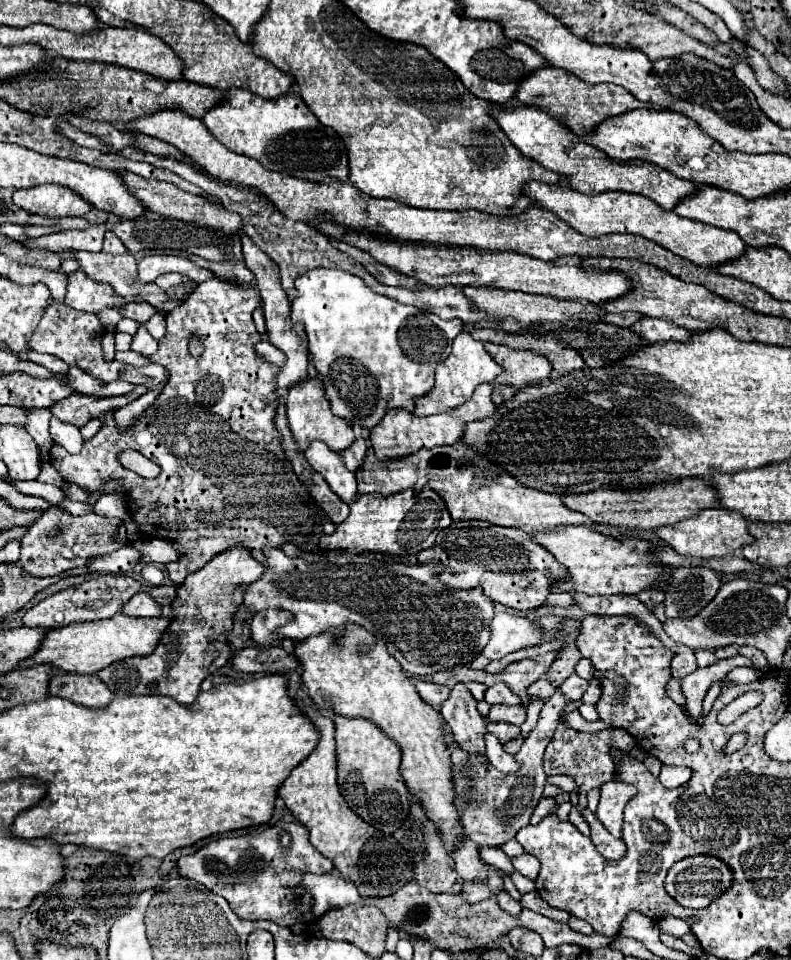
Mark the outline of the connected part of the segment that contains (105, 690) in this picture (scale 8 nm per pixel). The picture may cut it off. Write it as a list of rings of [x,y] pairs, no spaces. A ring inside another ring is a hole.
[[[62,674],[54,676],[48,686],[50,696],[60,696],[72,700],[76,704],[84,704],[88,708],[102,708],[114,700],[110,688],[96,676],[80,676],[80,674]]]

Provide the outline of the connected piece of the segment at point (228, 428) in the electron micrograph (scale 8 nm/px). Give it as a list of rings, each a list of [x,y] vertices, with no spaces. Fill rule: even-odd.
[[[212,278],[198,284],[188,300],[166,314],[166,334],[160,340],[158,352],[152,354],[150,360],[162,364],[170,372],[170,380],[156,402],[136,420],[134,428],[124,434],[118,432],[110,412],[106,414],[106,422],[100,432],[92,440],[84,442],[78,454],[66,452],[60,444],[52,446],[52,464],[66,482],[98,492],[106,480],[124,480],[130,492],[130,508],[134,510],[134,504],[138,504],[138,516],[132,518],[140,526],[142,534],[174,540],[180,550],[184,550],[184,558],[180,558],[180,562],[164,566],[170,580],[178,586],[188,574],[200,570],[212,556],[216,556],[216,552],[226,550],[236,542],[244,542],[254,552],[254,558],[264,564],[266,556],[262,548],[266,546],[278,548],[284,542],[292,542],[300,550],[320,552],[320,538],[334,532],[334,522],[308,496],[308,490],[296,478],[280,446],[280,438],[274,428],[274,410],[278,406],[274,396],[274,376],[278,366],[258,358],[252,350],[252,344],[260,340],[252,320],[252,312],[258,306],[258,286],[236,284],[222,278]],[[190,332],[202,334],[204,354],[200,358],[192,358],[186,350]],[[124,450],[138,450],[148,460],[158,464],[160,476],[152,480],[132,478],[132,472],[118,462],[118,454]]]

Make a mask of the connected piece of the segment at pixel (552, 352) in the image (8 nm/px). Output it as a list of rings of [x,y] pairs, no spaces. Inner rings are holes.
[[[480,328],[470,330],[470,334],[476,340],[480,340],[480,342],[506,344],[510,348],[524,348],[524,350],[530,350],[534,354],[546,356],[558,374],[568,374],[568,372],[580,370],[584,366],[582,358],[576,354],[576,350],[564,346],[562,342],[556,342],[552,336],[540,338],[540,340],[532,340],[530,336],[502,334],[502,332],[496,332],[496,330],[480,330]]]

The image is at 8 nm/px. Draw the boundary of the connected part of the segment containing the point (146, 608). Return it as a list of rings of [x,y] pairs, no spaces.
[[[138,592],[132,600],[124,604],[122,610],[126,616],[142,616],[142,618],[154,618],[162,614],[162,606],[148,594],[148,592]]]

